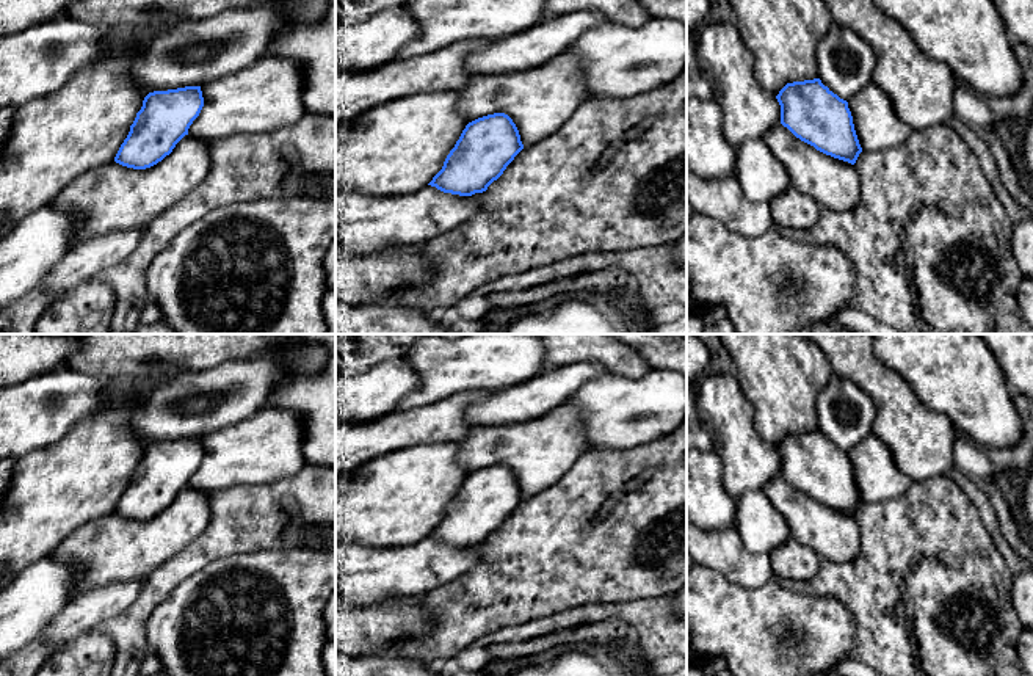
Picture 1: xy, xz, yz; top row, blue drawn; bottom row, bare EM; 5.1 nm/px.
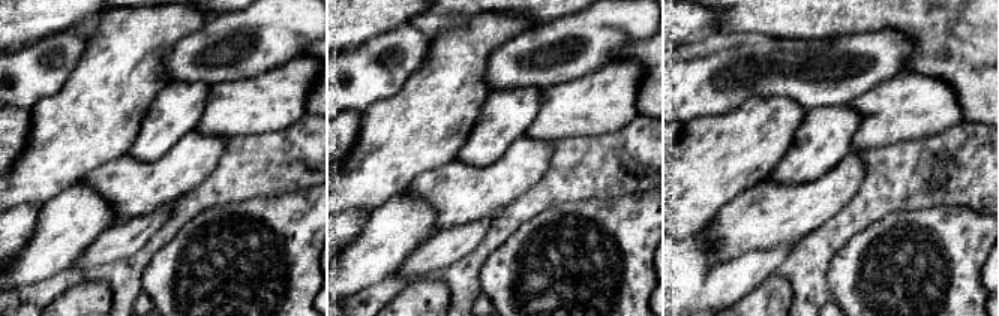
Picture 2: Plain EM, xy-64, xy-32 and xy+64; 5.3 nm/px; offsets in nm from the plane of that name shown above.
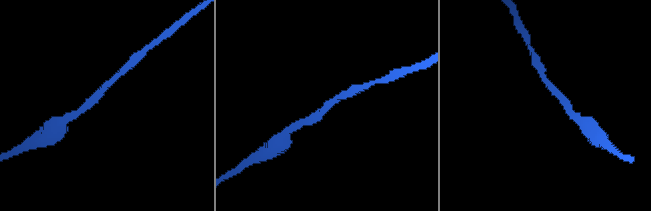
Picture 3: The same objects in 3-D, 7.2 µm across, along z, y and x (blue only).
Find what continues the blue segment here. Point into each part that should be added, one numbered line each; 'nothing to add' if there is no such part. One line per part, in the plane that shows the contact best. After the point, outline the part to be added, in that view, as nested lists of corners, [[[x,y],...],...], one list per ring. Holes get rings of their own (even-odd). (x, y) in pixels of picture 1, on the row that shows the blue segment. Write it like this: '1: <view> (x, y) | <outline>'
nothing to add

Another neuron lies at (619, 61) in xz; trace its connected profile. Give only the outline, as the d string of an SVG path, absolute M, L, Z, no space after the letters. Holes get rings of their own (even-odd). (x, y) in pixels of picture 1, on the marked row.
M575 11L539 22L473 52L467 58L466 69L472 77L513 74L563 53L580 58L589 97L635 97L665 86L687 67L687 27L672 19L649 19L640 27L627 27L610 22L599 11Z

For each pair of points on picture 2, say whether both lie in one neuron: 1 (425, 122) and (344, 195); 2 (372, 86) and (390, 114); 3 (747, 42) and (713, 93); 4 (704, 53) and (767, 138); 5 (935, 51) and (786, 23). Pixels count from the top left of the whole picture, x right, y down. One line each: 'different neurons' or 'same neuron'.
1: same neuron
2: different neurons
3: same neuron
4: different neurons
5: same neuron

